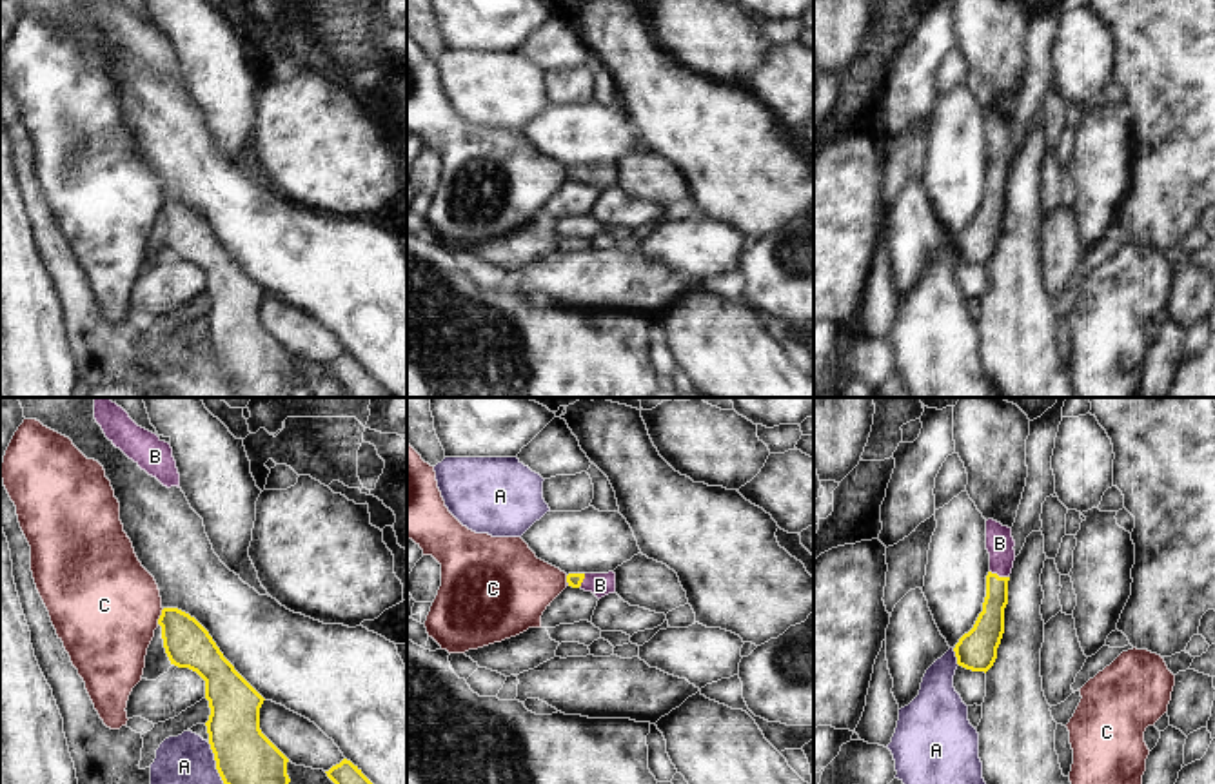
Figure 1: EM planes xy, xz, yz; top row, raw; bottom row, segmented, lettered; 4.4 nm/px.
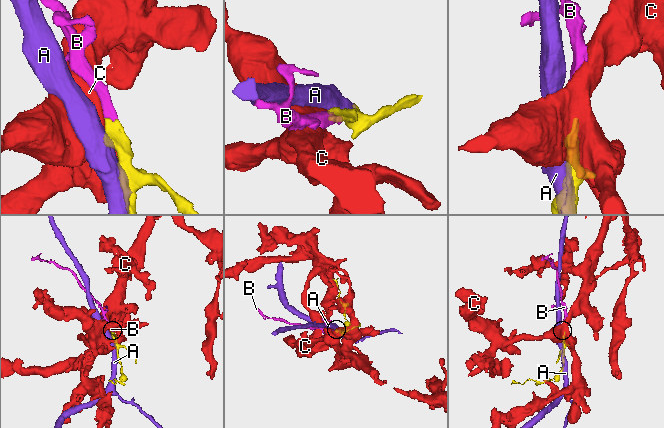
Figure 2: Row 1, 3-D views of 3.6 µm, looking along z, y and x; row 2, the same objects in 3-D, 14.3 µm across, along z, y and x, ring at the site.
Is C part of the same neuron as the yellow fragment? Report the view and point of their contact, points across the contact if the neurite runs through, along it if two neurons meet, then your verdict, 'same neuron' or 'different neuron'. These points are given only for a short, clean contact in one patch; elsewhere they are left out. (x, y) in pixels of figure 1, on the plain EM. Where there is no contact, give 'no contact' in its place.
contact xy (160, 209); border xy (164, 202), (157, 216); different neuron

